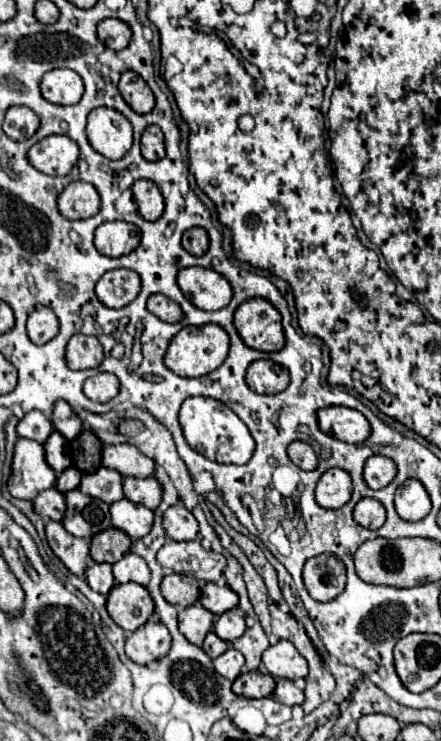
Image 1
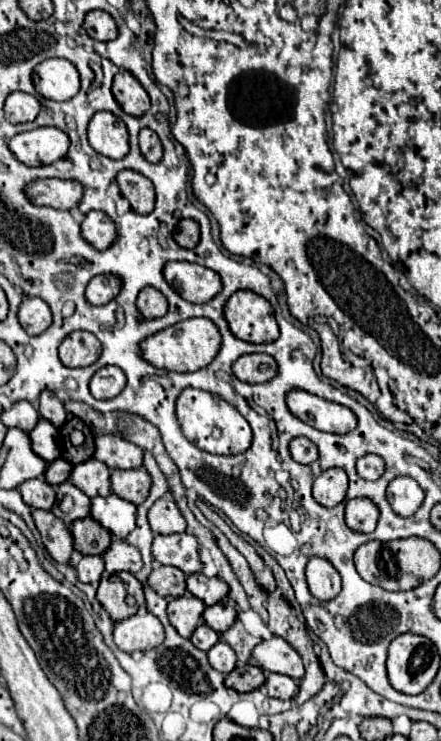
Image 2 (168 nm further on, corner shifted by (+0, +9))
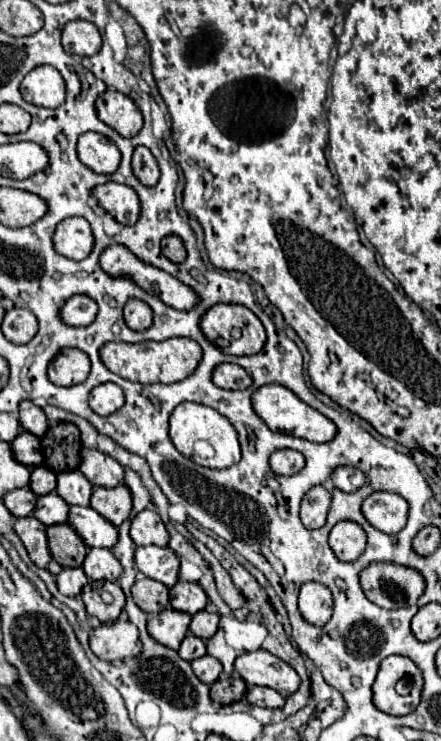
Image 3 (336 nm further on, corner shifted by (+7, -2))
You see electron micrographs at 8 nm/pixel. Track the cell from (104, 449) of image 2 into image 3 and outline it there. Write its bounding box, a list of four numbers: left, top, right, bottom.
[78,448,126,488]

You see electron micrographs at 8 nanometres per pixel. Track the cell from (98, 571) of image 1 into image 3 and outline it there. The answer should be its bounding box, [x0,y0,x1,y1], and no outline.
[56,568,88,596]

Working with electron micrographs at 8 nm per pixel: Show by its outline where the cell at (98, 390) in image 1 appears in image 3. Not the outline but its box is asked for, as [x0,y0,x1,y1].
[90,382,124,416]

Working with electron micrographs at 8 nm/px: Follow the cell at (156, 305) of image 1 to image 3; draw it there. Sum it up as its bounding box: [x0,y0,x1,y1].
[124,298,152,332]

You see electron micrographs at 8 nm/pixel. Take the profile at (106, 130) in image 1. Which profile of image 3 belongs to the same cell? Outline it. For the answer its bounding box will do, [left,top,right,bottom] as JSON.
[78,132,120,174]

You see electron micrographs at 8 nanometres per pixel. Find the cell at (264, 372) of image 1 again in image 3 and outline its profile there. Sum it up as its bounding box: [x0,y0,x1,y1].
[212,364,252,390]

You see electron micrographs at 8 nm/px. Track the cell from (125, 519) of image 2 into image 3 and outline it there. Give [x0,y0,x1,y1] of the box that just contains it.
[68,506,118,550]

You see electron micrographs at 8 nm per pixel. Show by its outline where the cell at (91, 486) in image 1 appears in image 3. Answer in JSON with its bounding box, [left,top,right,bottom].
[56,470,92,506]

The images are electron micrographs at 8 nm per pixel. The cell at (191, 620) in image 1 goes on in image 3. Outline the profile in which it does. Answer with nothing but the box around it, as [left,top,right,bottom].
[148,608,192,650]

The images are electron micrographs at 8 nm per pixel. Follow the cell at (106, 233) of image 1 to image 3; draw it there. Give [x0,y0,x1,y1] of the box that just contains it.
[54,218,94,260]

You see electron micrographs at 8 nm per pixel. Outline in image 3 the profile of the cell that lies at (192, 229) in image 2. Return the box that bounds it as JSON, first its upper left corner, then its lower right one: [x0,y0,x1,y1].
[162,234,186,264]

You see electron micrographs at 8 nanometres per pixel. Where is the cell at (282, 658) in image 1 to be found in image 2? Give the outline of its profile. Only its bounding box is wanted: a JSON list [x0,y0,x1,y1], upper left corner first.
[251,637,305,681]

